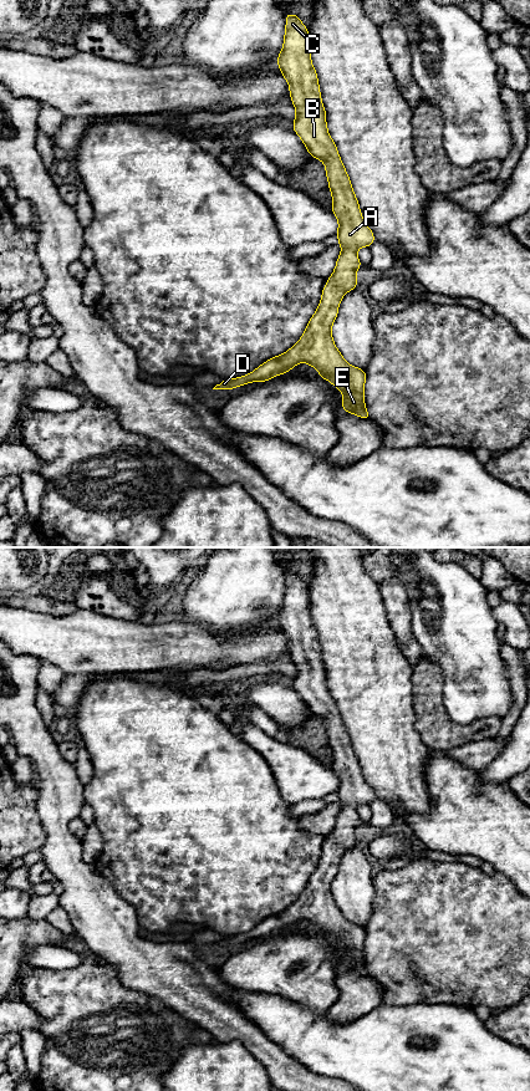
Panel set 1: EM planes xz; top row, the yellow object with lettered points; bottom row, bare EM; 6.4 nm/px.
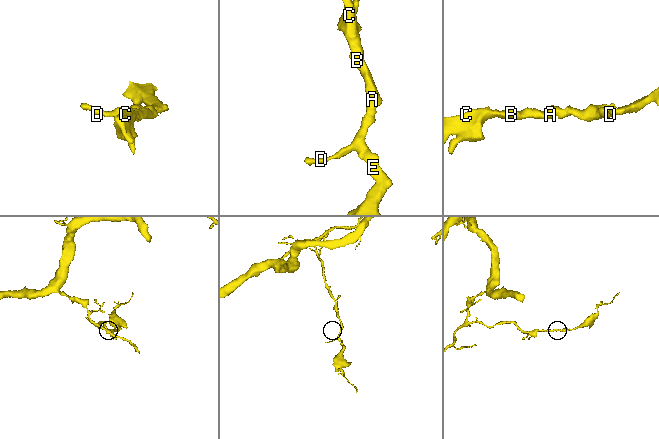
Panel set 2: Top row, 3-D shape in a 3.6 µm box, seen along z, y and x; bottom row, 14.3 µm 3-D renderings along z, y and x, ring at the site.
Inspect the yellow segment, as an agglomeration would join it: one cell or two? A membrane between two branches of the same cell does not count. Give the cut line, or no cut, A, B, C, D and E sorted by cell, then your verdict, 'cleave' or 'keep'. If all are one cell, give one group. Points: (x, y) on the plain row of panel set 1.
cut none; groups A B C D E; keep

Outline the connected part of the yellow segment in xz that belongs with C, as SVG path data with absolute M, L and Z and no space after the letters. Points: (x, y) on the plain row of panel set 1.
M287 571L285 575L284 603L276 618L289 641L290 654L296 666L292 687L300 693L310 713L325 720L332 750L332 769L338 776L336 792L342 807L335 829L322 847L321 860L299 899L251 931L225 937L213 947L233 947L249 939L265 939L306 919L317 927L321 935L341 948L343 969L371 977L363 957L366 929L345 918L335 903L331 886L343 852L358 842L356 829L362 822L357 806L370 805L376 796L362 775L351 738L327 688L317 631L310 613L309 587L296 572Z

